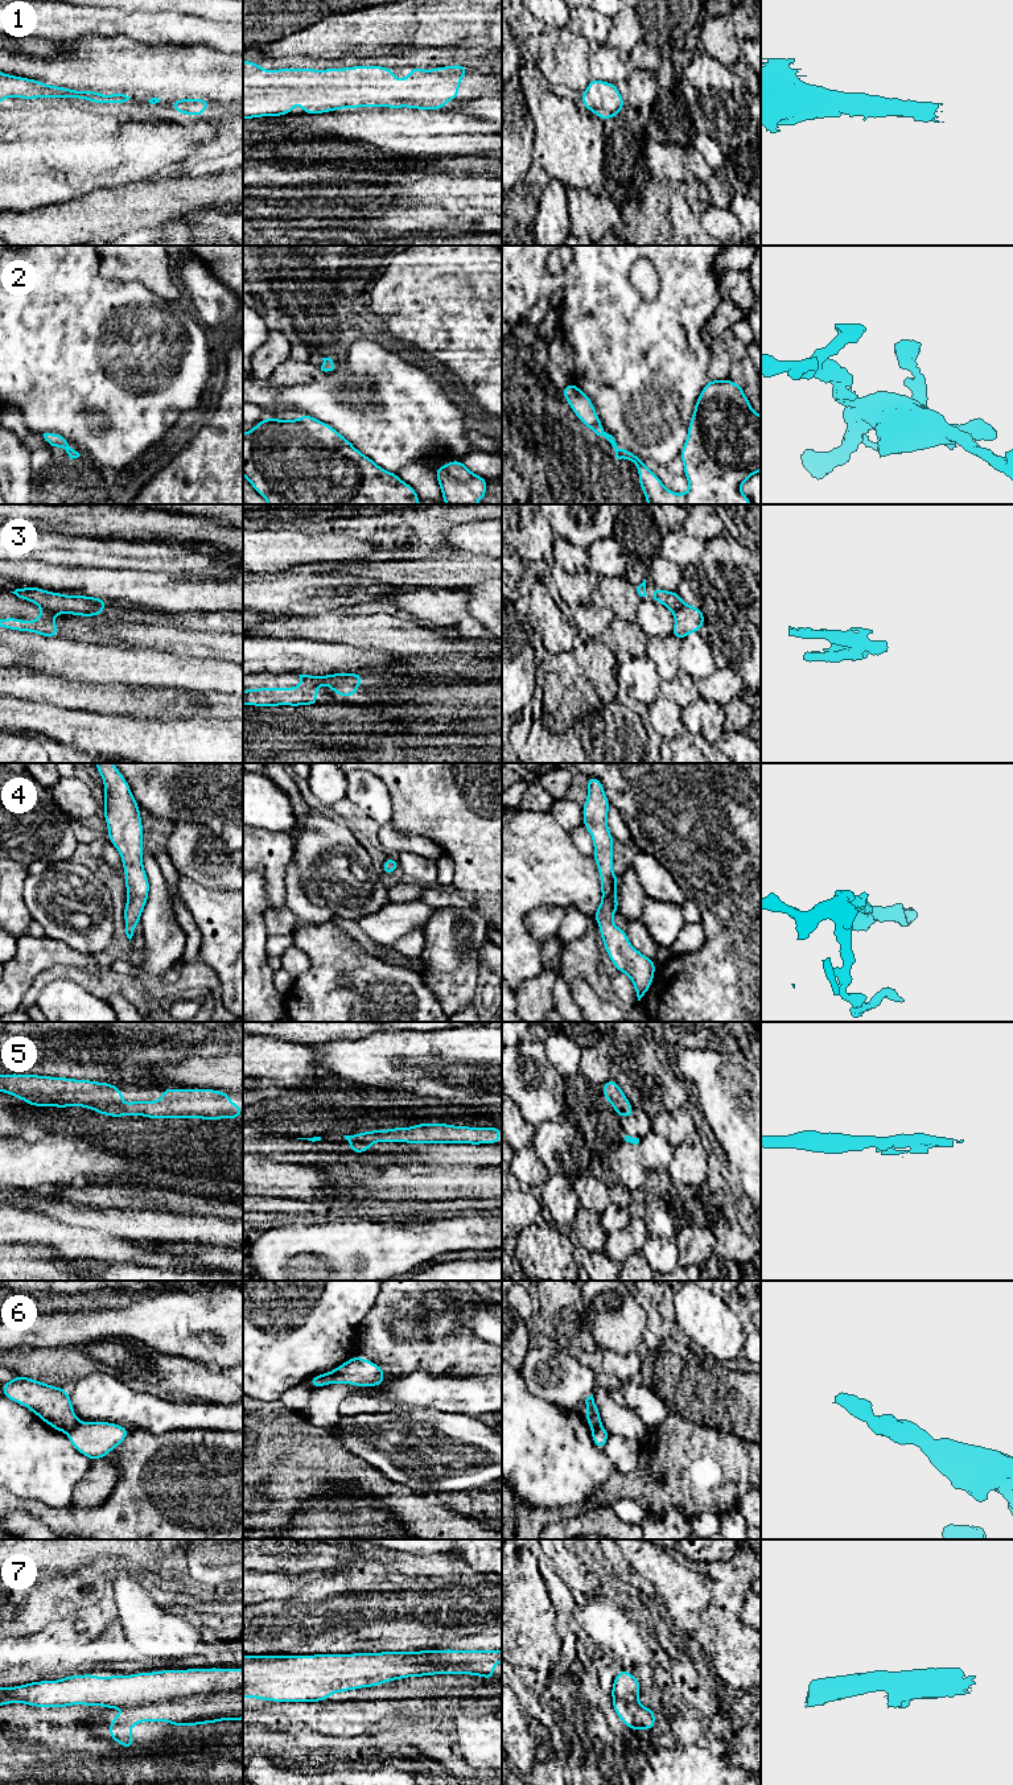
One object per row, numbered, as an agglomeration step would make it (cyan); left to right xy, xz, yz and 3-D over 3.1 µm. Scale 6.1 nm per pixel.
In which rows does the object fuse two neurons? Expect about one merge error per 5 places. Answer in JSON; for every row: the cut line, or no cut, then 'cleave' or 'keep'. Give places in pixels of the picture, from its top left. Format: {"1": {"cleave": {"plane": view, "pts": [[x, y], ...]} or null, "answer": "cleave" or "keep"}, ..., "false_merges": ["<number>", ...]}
{"1": {"cleave": null, "answer": "keep"}, "2": {"cleave": null, "answer": "keep"}, "3": {"cleave": {"plane": "xz", "pts": [[301, 675], [309, 676], [321, 684]]}, "answer": "cleave"}, "4": {"cleave": null, "answer": "keep"}, "5": {"cleave": null, "answer": "keep"}, "6": {"cleave": {"plane": "xy", "pts": [[79, 1422], [68, 1433]]}, "answer": "cleave"}, "7": {"cleave": {"plane": "xy", "pts": [[242, 1689], [196, 1693], [149, 1701], [123, 1709]]}, "answer": "cleave"}, "false_merges": ["3", "6", "7"]}

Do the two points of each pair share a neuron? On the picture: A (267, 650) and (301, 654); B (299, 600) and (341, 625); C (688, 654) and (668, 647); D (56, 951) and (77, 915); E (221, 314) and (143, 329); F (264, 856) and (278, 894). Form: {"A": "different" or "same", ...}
{"A": "same", "B": "different", "C": "different", "D": "different", "E": "different", "F": "same"}

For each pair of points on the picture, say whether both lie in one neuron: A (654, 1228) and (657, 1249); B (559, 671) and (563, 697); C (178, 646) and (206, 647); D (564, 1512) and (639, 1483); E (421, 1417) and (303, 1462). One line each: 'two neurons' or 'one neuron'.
A: two neurons
B: one neuron
C: one neuron
D: one neuron
E: two neurons

